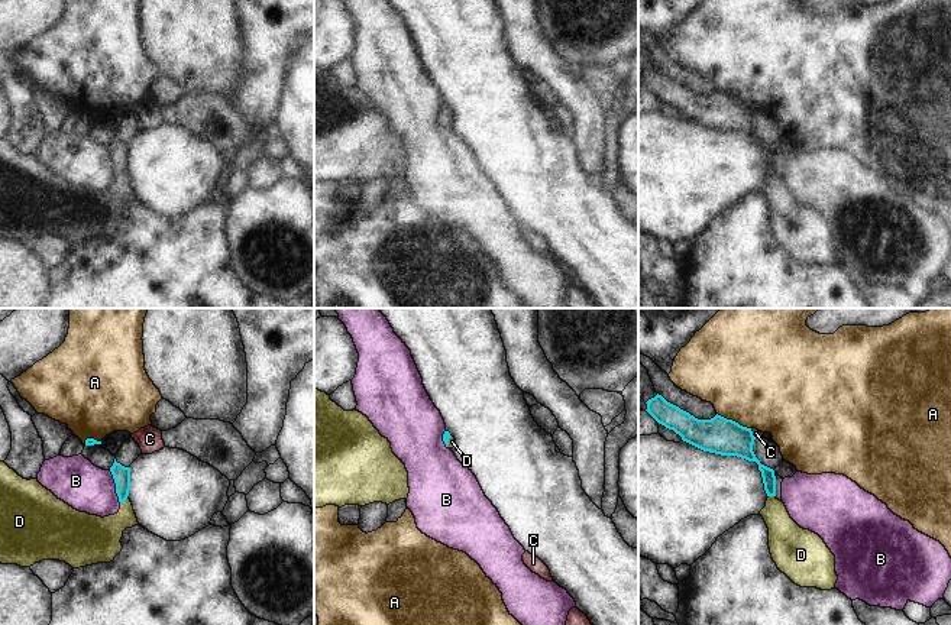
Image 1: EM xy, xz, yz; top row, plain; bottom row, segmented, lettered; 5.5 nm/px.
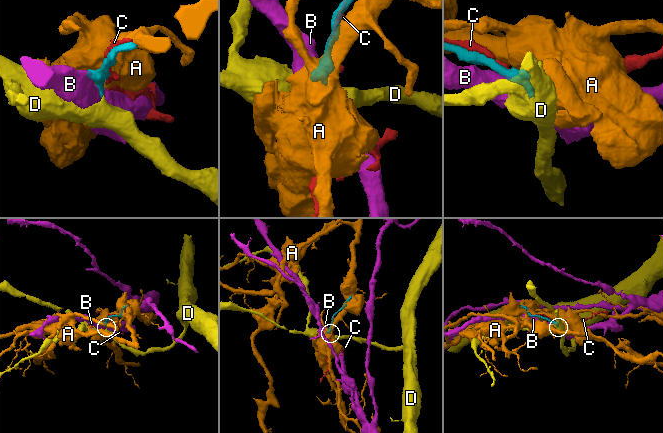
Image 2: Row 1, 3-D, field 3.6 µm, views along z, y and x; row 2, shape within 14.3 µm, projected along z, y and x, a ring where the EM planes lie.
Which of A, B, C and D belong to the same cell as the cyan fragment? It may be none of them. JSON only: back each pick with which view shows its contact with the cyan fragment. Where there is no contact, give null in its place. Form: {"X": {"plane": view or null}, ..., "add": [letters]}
{"D": {"plane": "xy"}, "add": ["D"]}

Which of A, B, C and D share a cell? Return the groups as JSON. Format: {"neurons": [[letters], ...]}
{"neurons": [["A"], ["B"], ["C"], ["D"]]}

